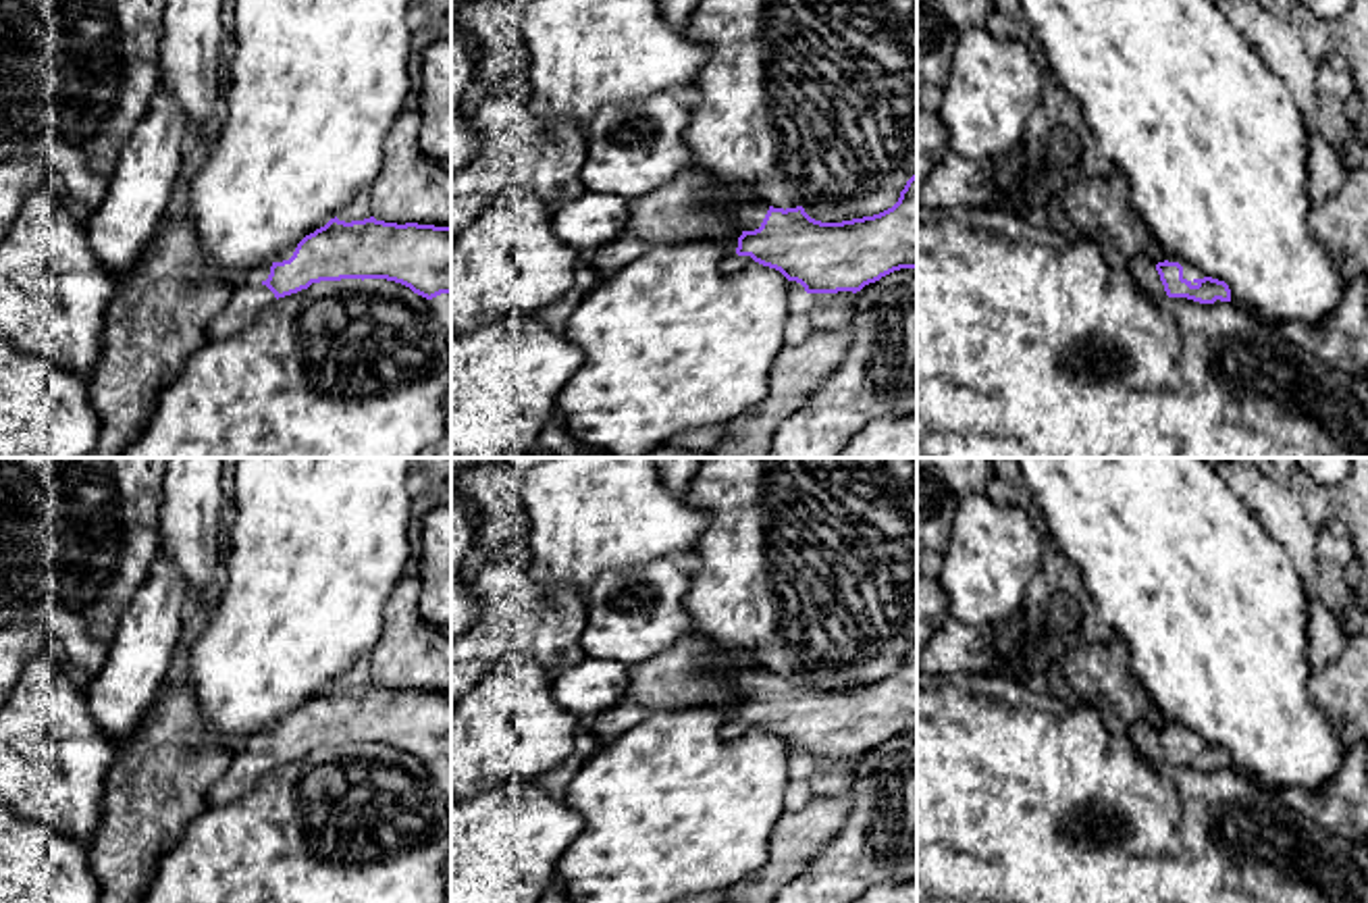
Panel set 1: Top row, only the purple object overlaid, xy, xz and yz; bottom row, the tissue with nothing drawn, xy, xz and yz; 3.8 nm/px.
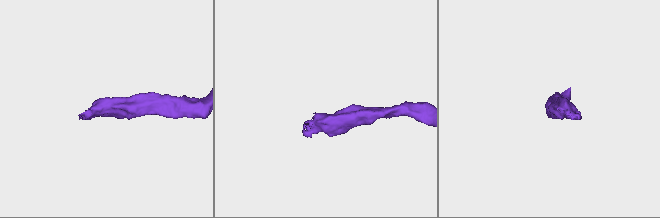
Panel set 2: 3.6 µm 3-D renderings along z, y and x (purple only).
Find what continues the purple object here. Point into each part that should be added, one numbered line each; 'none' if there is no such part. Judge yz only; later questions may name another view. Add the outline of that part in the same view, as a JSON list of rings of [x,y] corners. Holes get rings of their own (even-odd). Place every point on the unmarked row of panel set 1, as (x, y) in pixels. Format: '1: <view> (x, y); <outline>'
1: yz (1190, 737); [[[1166,720],[1164,726],[1168,726],[1168,728],[1179,728],[1179,730],[1183,732],[1183,745],[1187,745],[1191,751],[1198,751],[1195,747],[1206,743],[1200,734],[1195,734],[1193,730],[1189,730],[1189,728],[1183,726],[1183,724],[1177,724],[1177,722],[1173,722],[1173,720]],[[1162,726],[1162,728],[1164,728],[1164,726]]]

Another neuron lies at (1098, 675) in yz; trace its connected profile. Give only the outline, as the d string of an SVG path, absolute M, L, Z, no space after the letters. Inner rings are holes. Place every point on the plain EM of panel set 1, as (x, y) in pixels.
M1116 635L1104 643L1073 645L1046 672L1048 693L1069 705L1112 710L1127 726L1146 722L1154 730L1166 718L1131 670L1131 651Z

